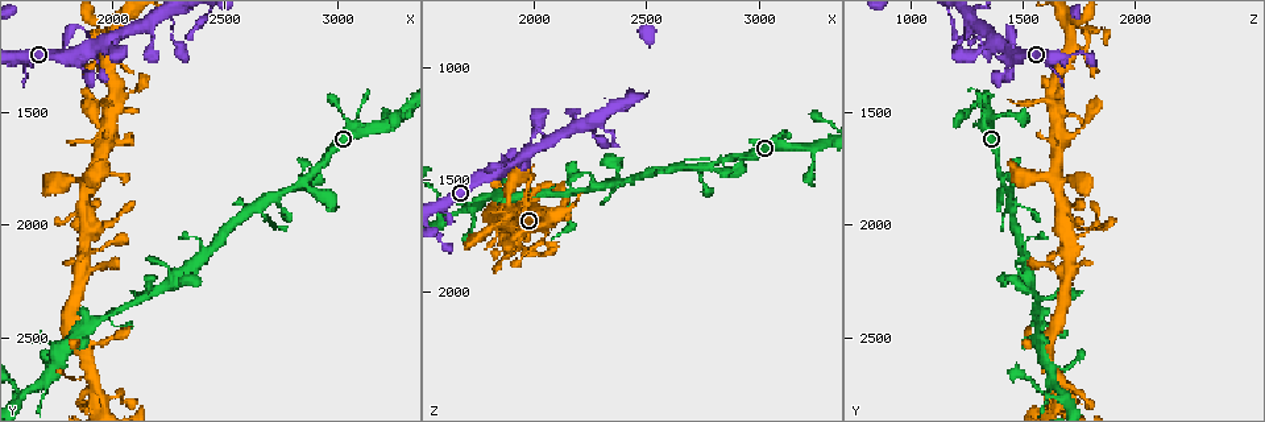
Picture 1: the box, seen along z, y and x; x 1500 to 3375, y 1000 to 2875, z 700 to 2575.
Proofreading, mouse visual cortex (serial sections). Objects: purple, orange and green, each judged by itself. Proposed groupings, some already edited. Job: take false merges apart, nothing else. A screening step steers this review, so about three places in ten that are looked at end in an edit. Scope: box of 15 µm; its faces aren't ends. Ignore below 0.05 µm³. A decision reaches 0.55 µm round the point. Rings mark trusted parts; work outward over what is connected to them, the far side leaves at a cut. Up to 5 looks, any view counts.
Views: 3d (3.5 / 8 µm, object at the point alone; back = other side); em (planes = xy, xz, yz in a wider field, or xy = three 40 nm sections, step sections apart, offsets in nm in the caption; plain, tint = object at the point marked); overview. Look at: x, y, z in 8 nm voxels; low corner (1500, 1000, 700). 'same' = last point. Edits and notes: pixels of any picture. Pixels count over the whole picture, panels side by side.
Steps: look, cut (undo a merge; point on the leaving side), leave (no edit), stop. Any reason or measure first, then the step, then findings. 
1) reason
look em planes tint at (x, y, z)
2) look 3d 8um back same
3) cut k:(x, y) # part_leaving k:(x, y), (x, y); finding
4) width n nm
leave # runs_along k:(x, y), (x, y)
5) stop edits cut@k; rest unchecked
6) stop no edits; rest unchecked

side arm on a straight run
look 3d 3.5um at (2790, 1850, 1450)

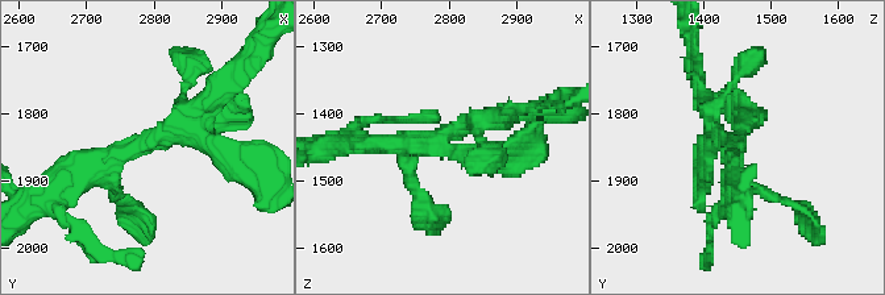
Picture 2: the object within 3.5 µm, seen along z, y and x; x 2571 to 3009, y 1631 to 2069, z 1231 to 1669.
now the EM
look em xy step 1 tint at (2790, 1840, 1440)

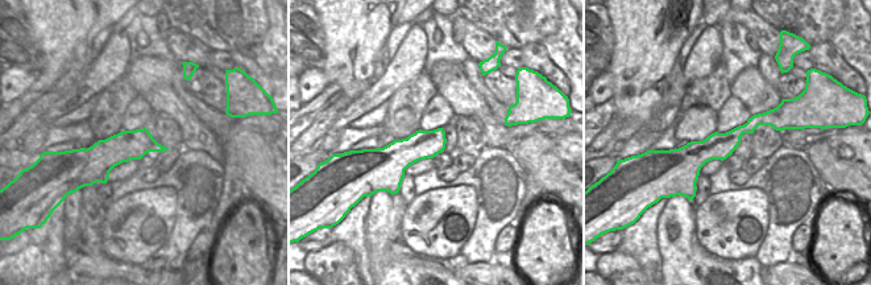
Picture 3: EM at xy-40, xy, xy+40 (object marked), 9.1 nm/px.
look em xy step 5 tint same

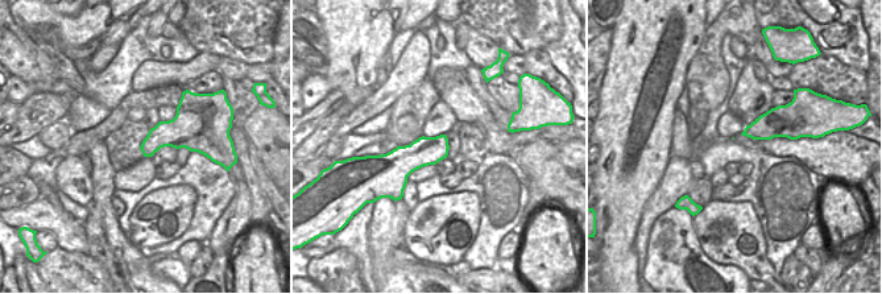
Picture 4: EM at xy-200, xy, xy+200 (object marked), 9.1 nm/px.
leave # runs_along 2:(214, 98), (149, 142), (65, 170); continuous, no second cell

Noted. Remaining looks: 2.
abrupt turn
look 3d 3.5um back at (2360, 2250, 1440)

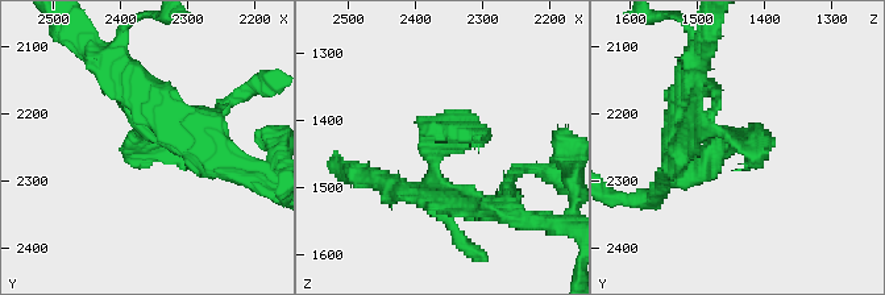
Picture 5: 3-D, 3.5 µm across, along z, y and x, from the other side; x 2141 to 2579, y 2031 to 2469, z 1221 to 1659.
look em xy step 2 tint at (2360, 2240, 1430)

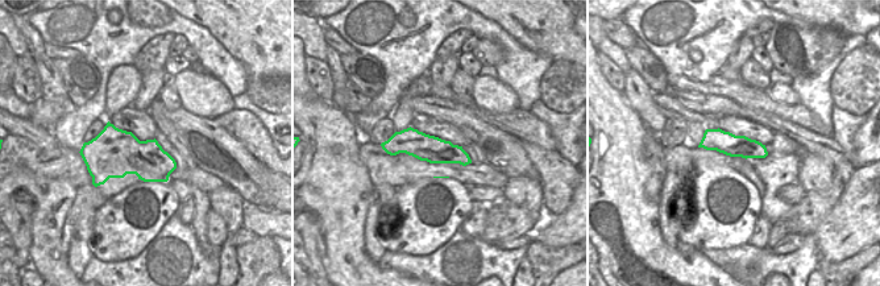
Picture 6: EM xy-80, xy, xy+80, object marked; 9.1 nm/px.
leave # runs_along 5:(688, 99), (746, 156); one cell here

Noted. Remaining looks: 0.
stop no edits; rest unchecked

